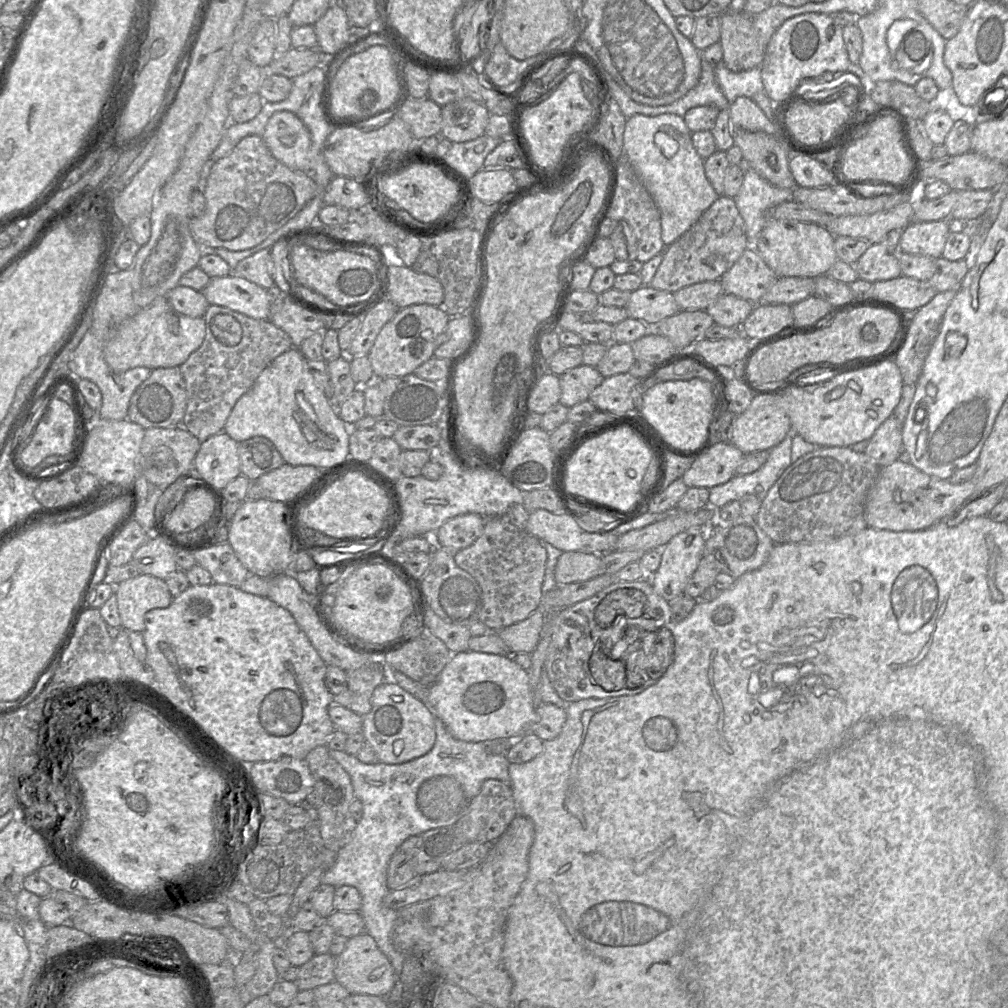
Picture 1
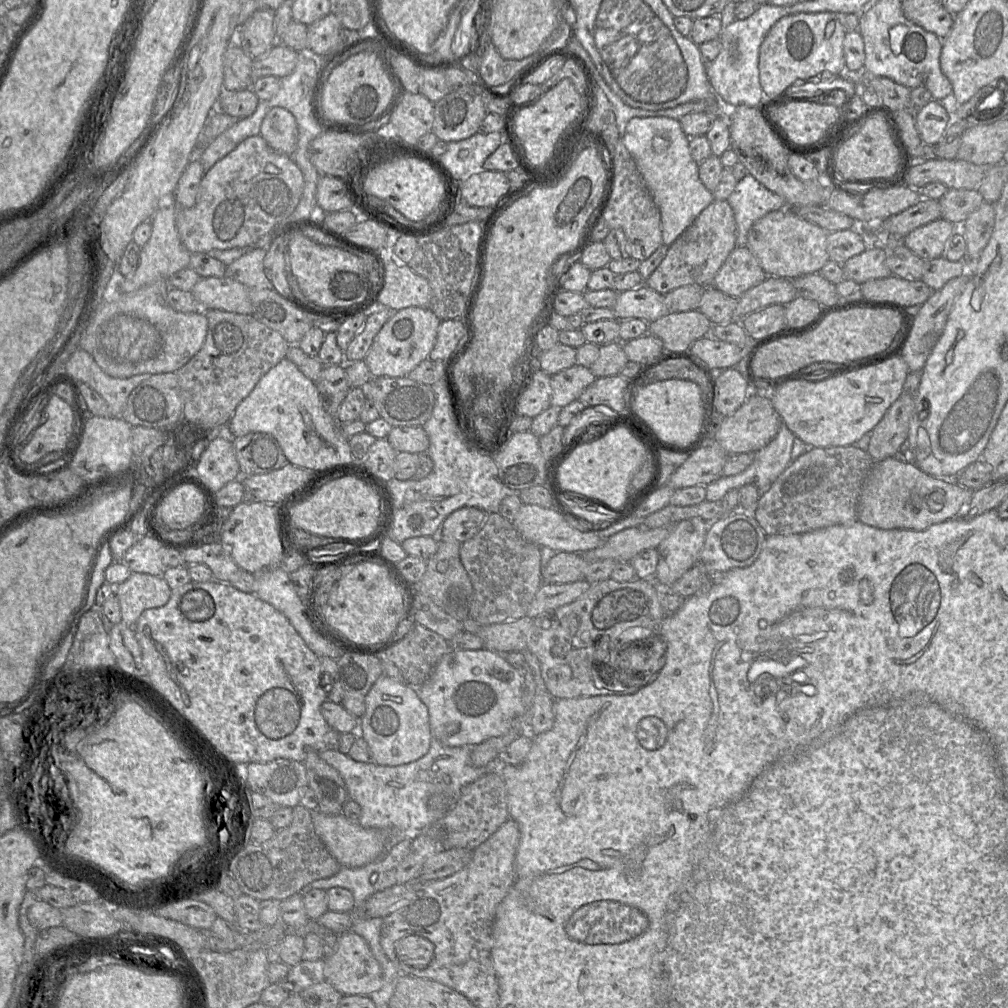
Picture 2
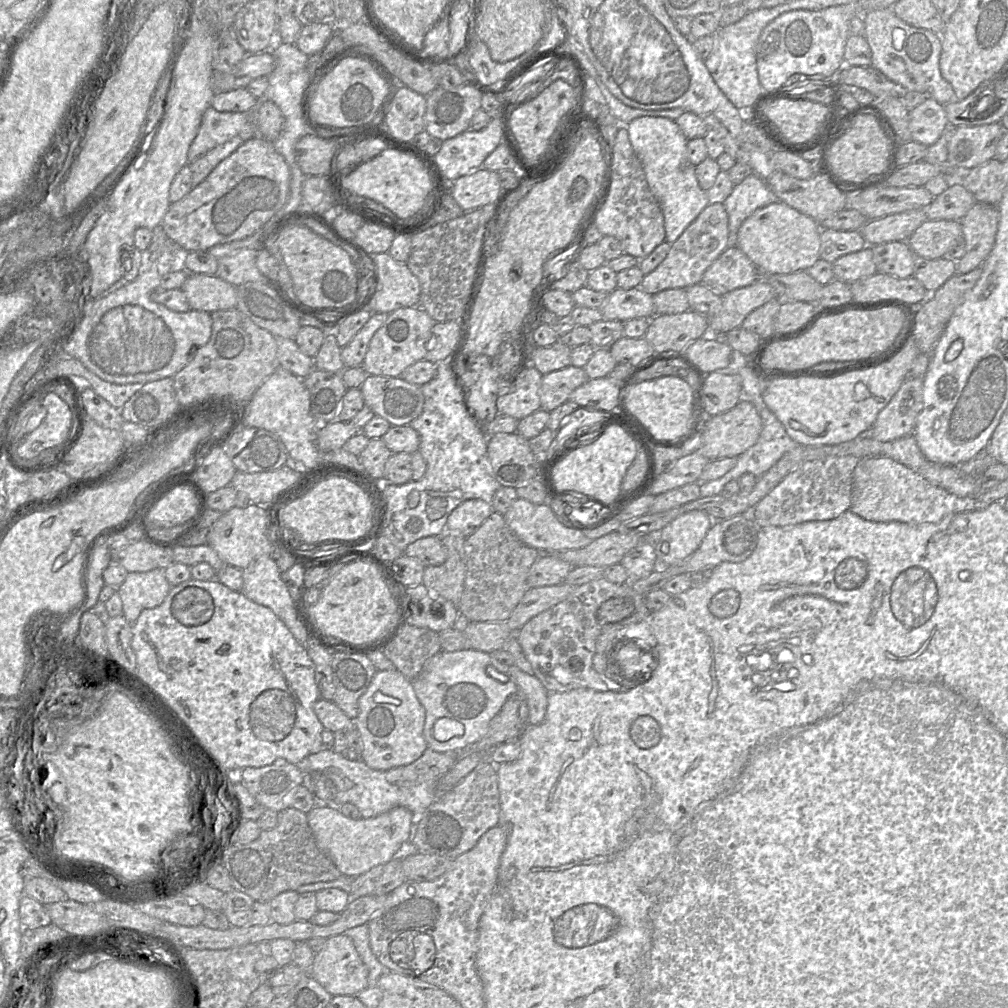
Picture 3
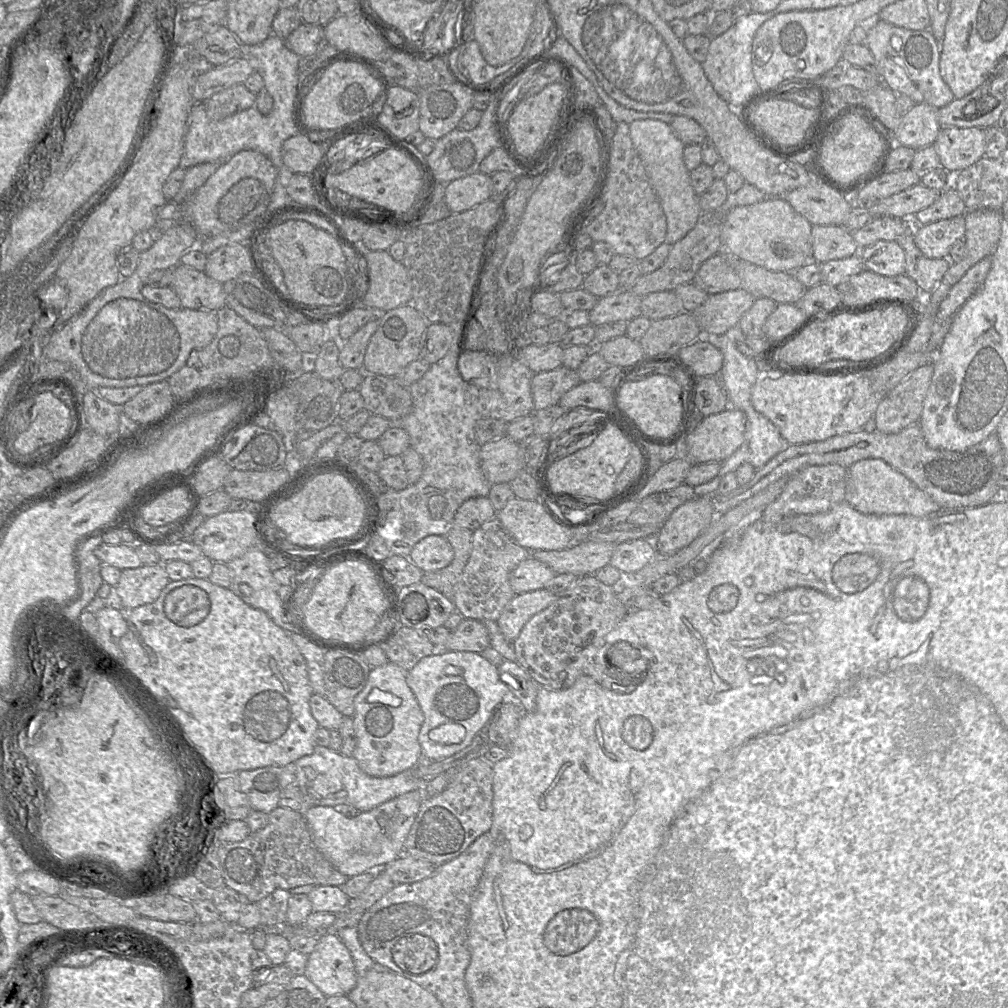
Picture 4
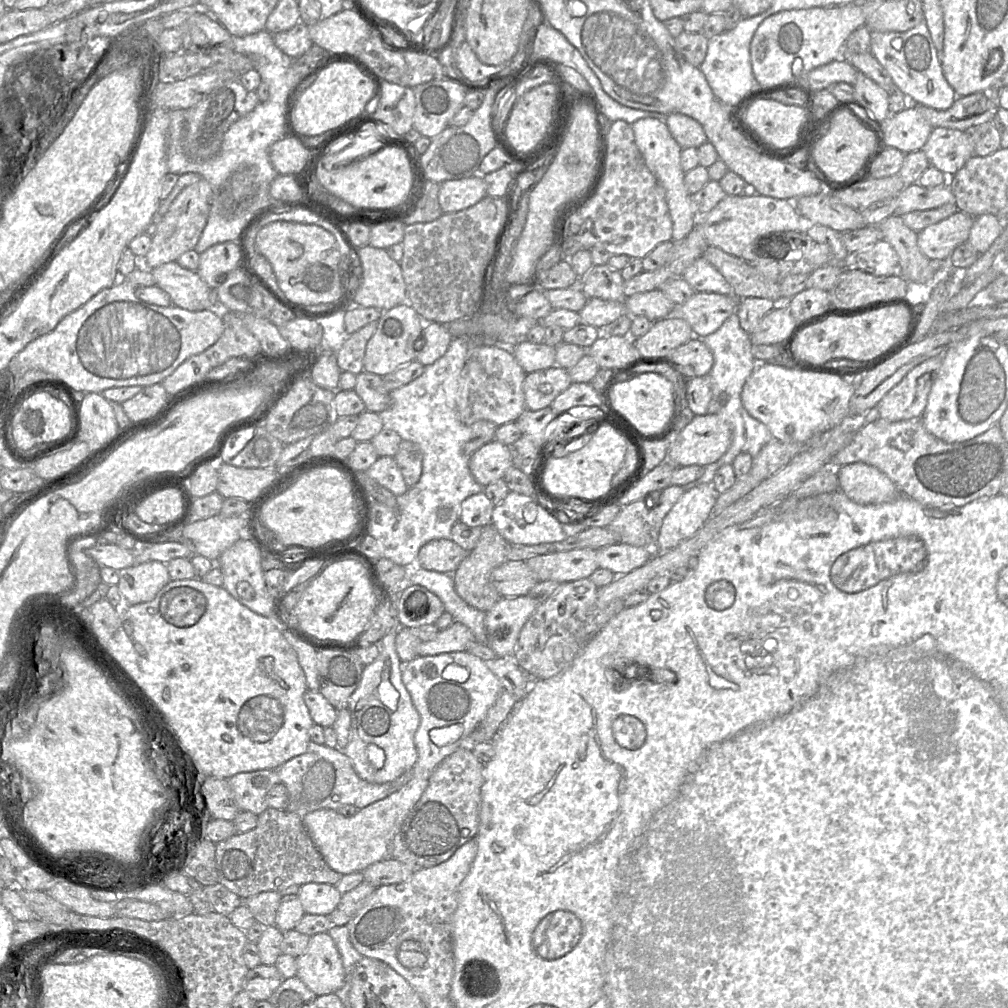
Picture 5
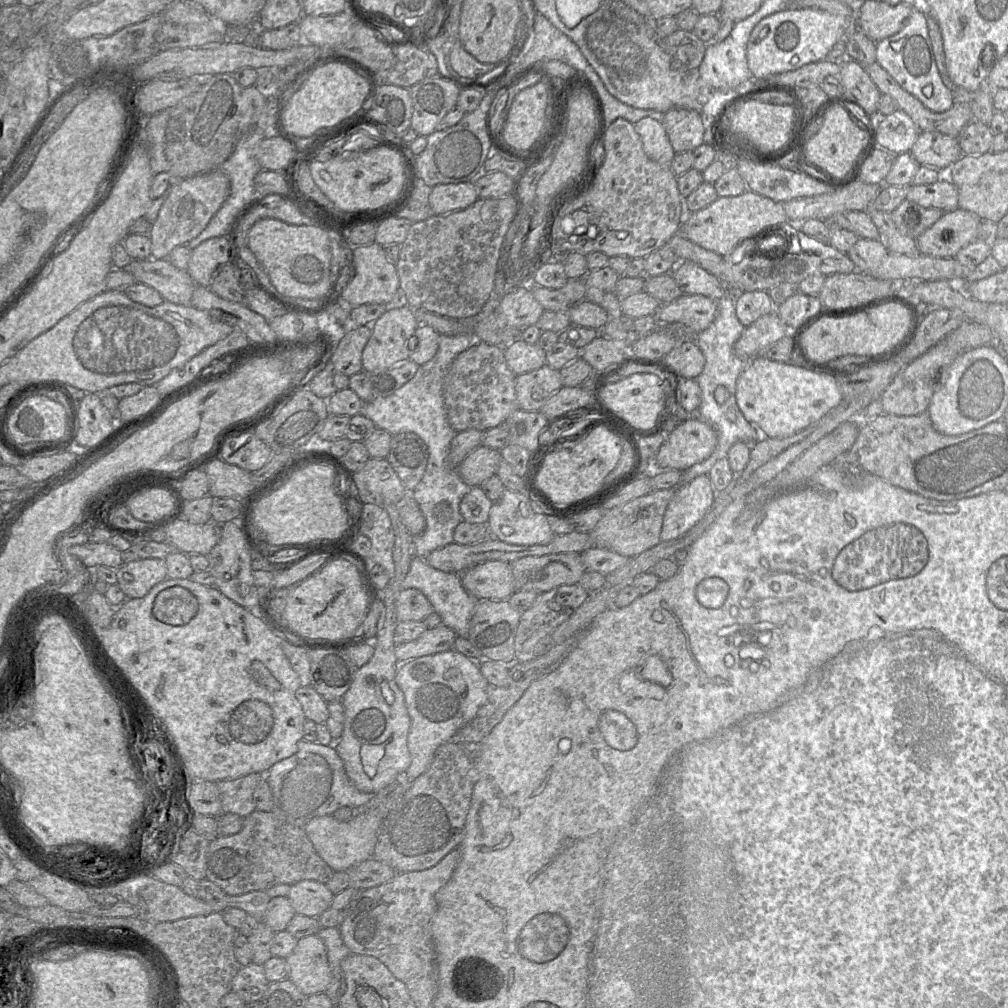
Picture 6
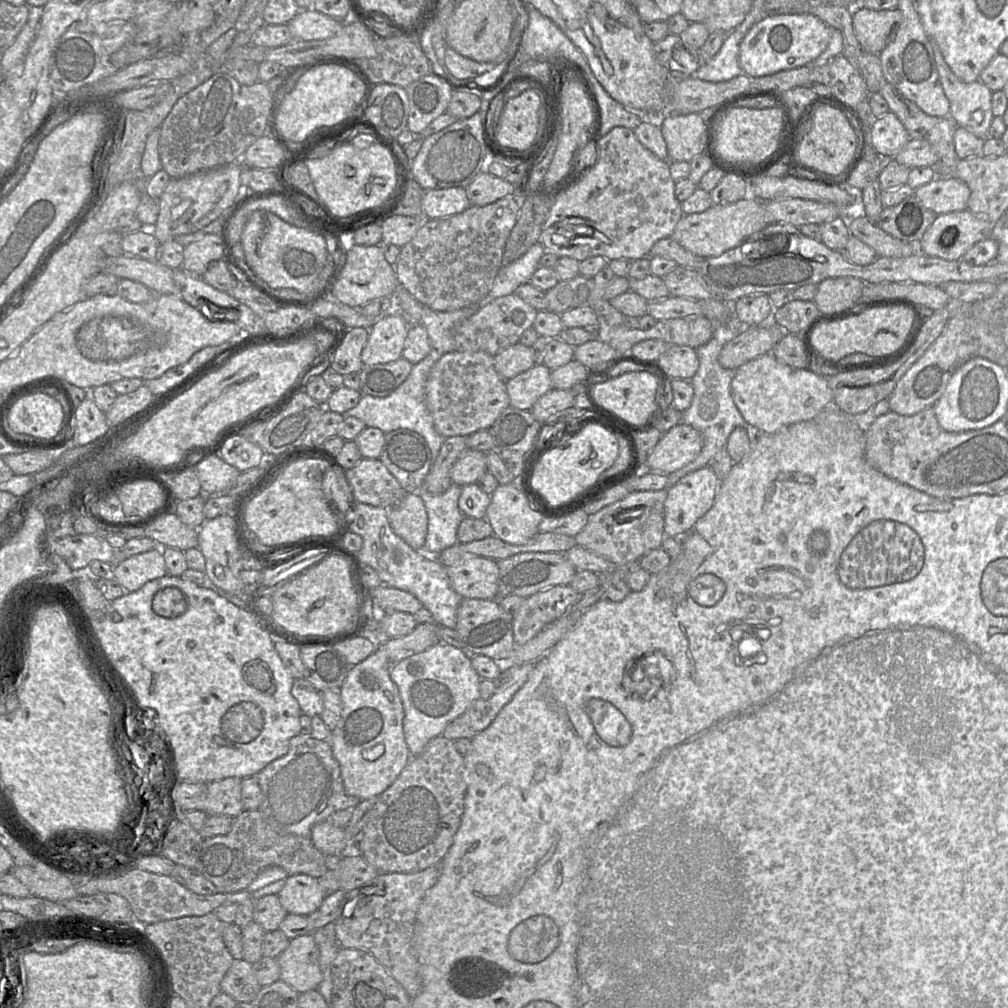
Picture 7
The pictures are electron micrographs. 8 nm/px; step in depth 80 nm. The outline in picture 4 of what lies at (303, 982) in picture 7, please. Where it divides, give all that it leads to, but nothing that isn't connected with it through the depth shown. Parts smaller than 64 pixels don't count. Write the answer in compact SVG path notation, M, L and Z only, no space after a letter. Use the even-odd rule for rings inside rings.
M337 934L322 935L312 953L307 956L304 974L326 996L347 995L358 981L351 953Z

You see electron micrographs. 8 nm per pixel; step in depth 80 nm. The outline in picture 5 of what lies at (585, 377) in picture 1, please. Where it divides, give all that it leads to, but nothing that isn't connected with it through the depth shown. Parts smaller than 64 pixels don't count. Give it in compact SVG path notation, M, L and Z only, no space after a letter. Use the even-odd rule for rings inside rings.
M557 365L528 373L524 380L526 409L538 411L550 407L555 398L571 384L568 371Z

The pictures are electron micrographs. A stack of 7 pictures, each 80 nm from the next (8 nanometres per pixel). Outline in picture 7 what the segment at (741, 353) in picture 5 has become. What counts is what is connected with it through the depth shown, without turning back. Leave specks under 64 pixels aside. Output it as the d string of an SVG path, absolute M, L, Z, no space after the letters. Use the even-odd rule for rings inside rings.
M732 305L732 312L730 313L730 316L729 318L726 320L725 323L713 323L713 336L712 338L710 339L710 341L700 347L698 347L696 349L696 352L697 352L697 356L698 356L698 360L699 360L699 368L696 372L696 374L693 376L693 378L691 380L687 380L687 381L690 381L692 386L693 386L693 389L694 389L694 396L693 396L693 399L692 399L692 402L691 402L691 405L690 407L685 410L683 413L682 413L682 420L681 420L681 423L683 424L687 424L687 425L690 425L692 426L693 428L695 428L696 430L698 430L702 436L702 439L703 439L703 446L702 446L702 449L701 449L701 452L699 453L699 455L692 461L690 462L689 464L687 464L686 466L684 466L683 468L671 473L670 475L668 475L668 488L675 485L680 479L682 479L684 476L686 476L687 474L691 473L691 472L694 472L700 468L703 468L705 466L708 465L710 459L719 451L721 450L722 448L726 448L726 443L727 443L727 440L728 440L728 437L729 435L731 434L731 432L737 428L737 427L744 427L744 428L749 428L748 424L746 423L746 421L744 420L743 416L741 415L740 411L738 410L738 408L736 407L734 401L733 401L733 398L732 398L732 395L731 395L731 382L732 382L732 379L734 378L735 376L735 373L736 373L736 370L734 369L726 369L726 368L723 368L720 364L719 364L719 361L718 361L718 356L723 348L723 346L729 342L730 340L734 339L735 337L737 337L742 331L743 329L745 328L745 324L738 318L737 314L735 313L735 311L733 310L733 305Z

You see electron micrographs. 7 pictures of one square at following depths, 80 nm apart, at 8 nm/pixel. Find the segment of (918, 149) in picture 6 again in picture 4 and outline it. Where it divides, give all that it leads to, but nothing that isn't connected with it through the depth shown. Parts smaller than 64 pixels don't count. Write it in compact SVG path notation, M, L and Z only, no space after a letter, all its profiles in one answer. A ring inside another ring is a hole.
M942 127L933 146L941 167L953 176L984 157L985 130L979 127Z

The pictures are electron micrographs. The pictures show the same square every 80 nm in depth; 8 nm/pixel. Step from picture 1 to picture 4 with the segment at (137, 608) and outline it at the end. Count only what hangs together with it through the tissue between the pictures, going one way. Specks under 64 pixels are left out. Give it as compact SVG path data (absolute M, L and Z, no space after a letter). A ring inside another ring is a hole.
M164 564L142 565L122 570L120 580L115 587L121 598L123 611L131 611L155 602L169 582Z

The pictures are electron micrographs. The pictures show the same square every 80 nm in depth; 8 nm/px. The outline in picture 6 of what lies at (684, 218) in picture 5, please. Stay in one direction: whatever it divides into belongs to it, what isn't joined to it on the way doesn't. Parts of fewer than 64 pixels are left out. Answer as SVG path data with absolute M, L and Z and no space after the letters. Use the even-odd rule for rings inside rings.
M644 117L633 125L635 132L641 138L646 155L659 164L670 166L676 152L662 123L656 119Z

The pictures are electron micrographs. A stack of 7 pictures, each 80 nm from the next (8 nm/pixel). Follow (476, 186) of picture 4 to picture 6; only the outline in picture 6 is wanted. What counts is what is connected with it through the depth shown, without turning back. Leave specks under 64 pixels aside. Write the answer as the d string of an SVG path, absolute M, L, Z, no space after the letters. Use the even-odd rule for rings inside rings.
M472 182L439 184L432 187L429 204L433 215L449 214L471 206L479 199Z

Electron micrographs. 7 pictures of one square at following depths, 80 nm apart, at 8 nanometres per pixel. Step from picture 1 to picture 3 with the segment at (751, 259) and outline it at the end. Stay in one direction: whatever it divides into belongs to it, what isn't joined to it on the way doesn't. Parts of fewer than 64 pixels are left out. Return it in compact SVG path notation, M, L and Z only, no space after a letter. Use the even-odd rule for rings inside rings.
M737 246L727 247L703 274L701 283L719 295L749 286L759 279L759 270Z

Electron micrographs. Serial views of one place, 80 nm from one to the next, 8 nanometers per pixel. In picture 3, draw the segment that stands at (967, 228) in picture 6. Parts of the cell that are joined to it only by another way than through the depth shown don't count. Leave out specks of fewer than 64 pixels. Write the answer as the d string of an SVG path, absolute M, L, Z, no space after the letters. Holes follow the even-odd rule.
M926 220L908 238L911 250L922 258L942 258L953 242L962 235L960 221Z

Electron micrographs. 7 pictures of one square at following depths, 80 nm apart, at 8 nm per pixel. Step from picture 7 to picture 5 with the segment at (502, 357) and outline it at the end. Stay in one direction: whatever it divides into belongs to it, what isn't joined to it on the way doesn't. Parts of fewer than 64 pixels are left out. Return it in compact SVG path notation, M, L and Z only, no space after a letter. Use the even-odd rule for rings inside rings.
M520 340L515 346L509 348L526 374L548 369L556 365L555 347Z

